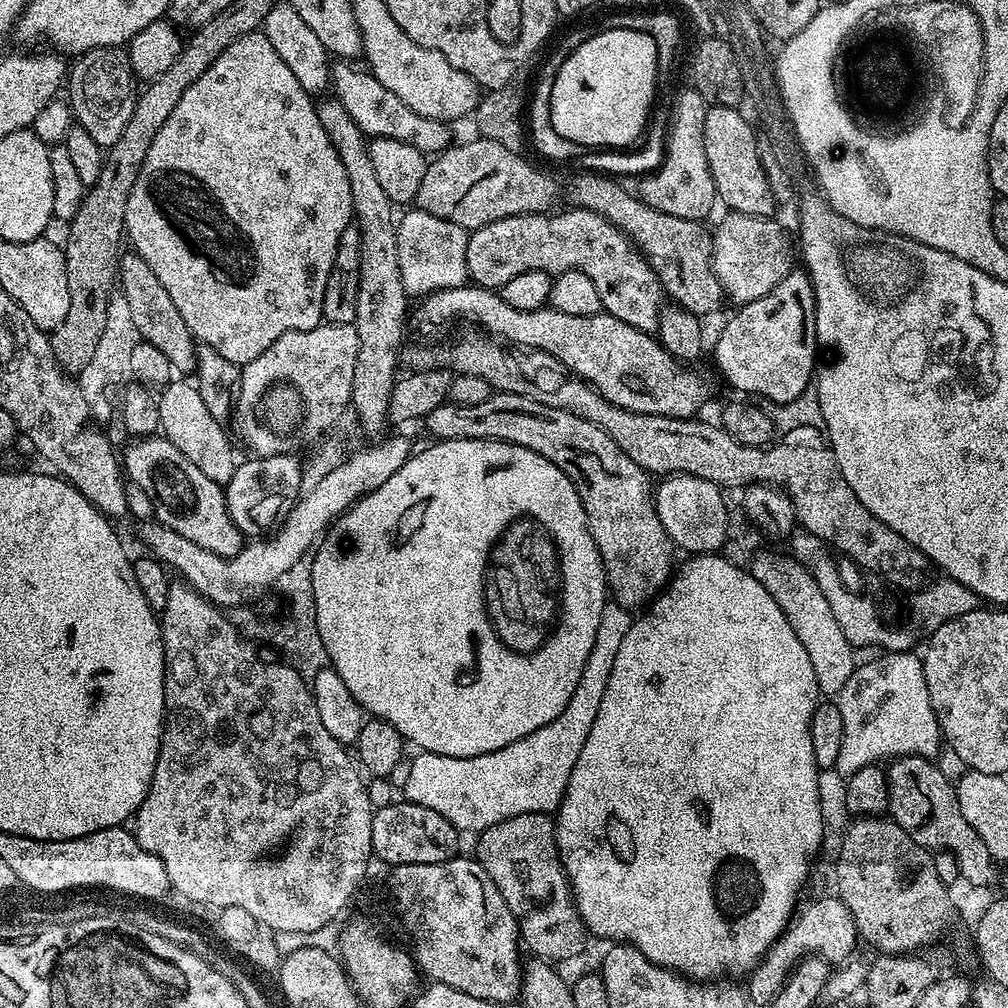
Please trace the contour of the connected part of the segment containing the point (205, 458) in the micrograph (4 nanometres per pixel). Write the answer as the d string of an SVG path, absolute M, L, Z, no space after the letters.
M184 378L173 379L171 384L167 384L159 393L160 402L160 432L165 440L170 441L210 482L218 485L225 485L234 478L234 470L238 463L236 452L232 449L232 440L227 436L225 425L214 422L210 415L210 410L206 410L206 405L202 403L202 394L198 394L195 383L188 384Z

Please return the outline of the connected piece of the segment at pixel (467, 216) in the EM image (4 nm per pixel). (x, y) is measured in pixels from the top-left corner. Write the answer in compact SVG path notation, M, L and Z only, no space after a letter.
M475 139L465 144L453 143L428 160L428 169L422 174L422 186L418 186L414 201L419 211L475 230L511 216L525 216L531 212L548 214L557 207L560 188L546 173L523 160L525 157L521 153L506 150L502 142Z

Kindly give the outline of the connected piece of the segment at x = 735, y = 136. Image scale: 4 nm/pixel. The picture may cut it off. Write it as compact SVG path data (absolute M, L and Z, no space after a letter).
M712 106L704 119L706 158L714 174L716 194L719 203L725 204L725 209L772 218L777 215L778 201L770 190L766 160L760 157L762 144L760 140L756 141L758 132L753 121L748 121L740 111L739 107Z

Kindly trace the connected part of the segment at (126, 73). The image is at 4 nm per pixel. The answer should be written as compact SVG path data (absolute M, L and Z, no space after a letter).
M123 47L95 48L73 64L76 65L73 68L71 65L66 76L66 99L75 123L94 138L100 149L107 150L122 138L122 130L126 130L126 122L130 122L130 114L134 114L138 79L132 71L131 60Z

